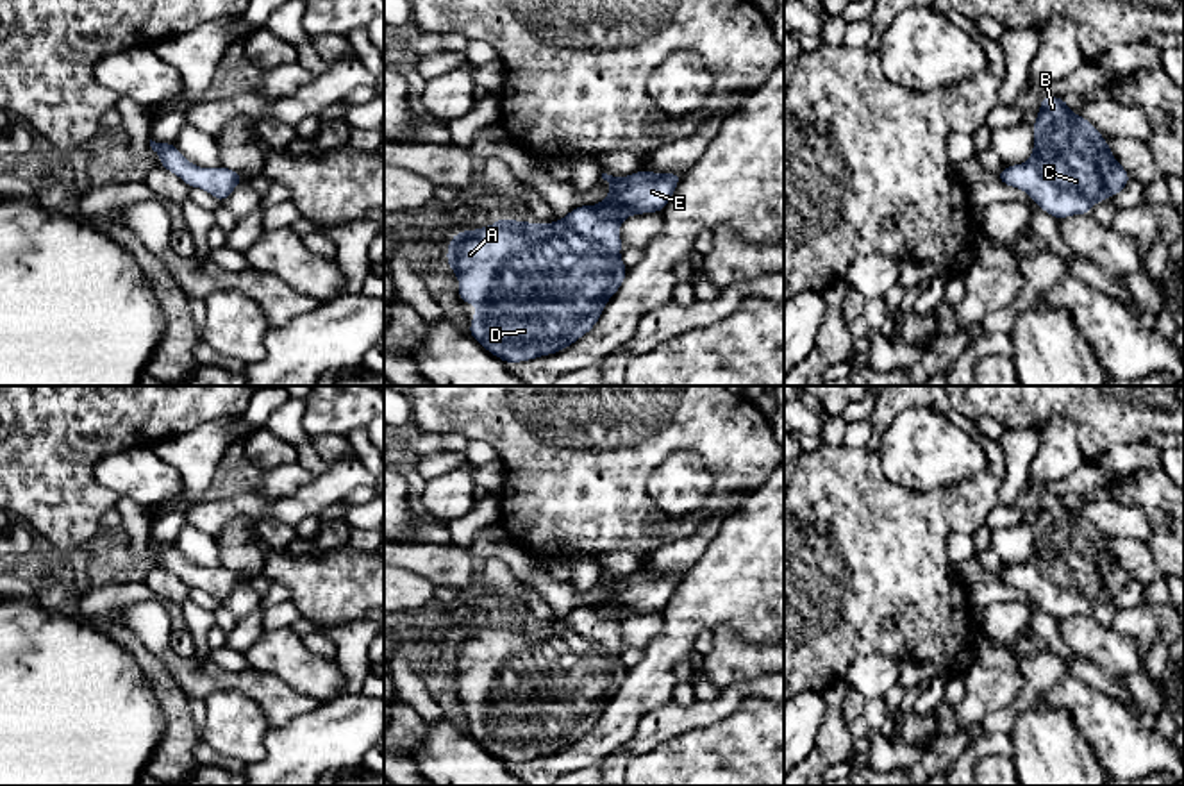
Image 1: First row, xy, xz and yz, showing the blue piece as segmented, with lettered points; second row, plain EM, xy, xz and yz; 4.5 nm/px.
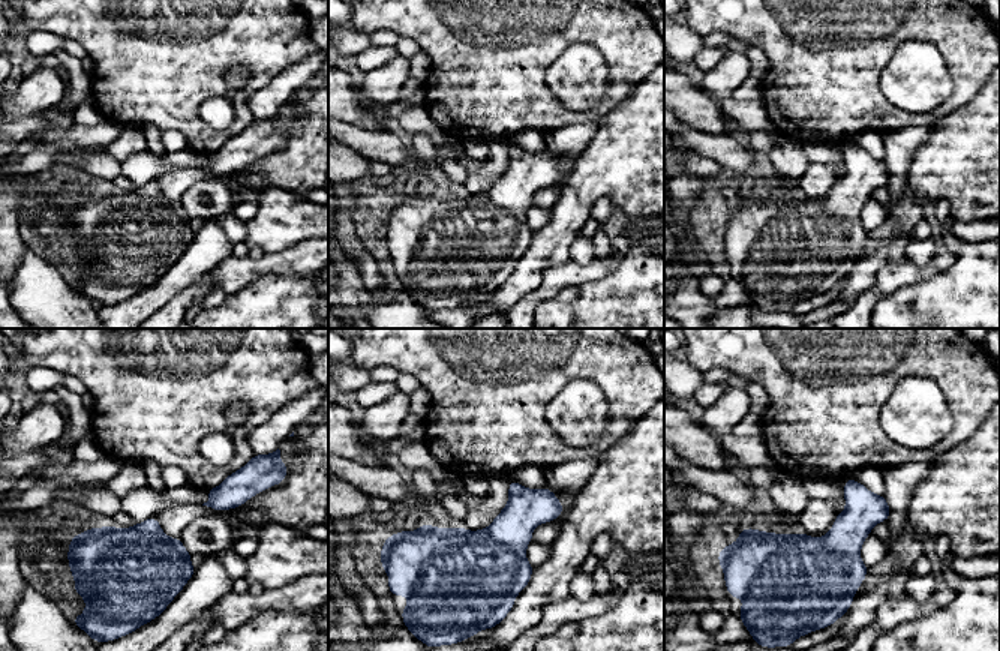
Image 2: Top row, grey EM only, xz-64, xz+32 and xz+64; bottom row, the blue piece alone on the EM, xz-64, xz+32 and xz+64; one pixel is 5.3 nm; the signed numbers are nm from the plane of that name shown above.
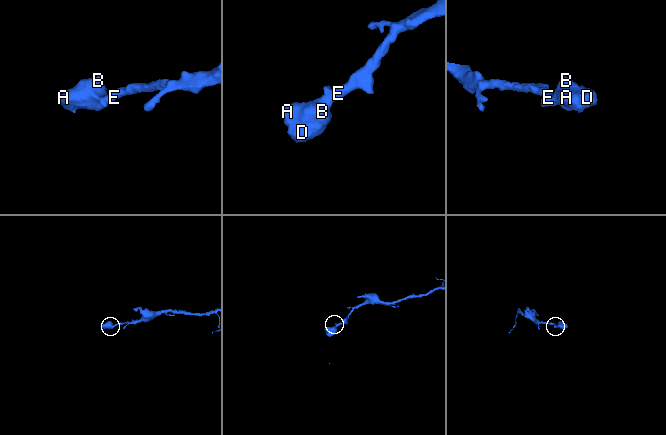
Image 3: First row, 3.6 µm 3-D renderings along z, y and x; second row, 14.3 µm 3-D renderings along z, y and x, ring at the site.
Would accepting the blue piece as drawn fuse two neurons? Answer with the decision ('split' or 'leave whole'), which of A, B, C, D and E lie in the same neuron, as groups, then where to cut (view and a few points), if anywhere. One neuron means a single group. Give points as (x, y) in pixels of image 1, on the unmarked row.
leave whole; A B C D E; no cut

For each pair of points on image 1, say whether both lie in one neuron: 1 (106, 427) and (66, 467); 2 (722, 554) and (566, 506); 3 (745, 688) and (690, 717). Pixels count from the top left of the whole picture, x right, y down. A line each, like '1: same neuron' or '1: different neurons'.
1: same neuron
2: different neurons
3: same neuron

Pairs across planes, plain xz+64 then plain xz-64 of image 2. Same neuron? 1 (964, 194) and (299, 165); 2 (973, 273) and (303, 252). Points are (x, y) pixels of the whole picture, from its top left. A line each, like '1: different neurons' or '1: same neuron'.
1: same neuron
2: different neurons

